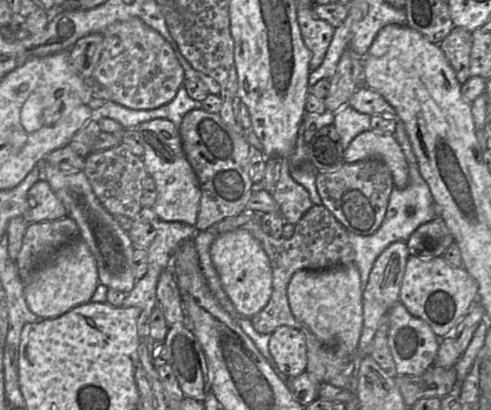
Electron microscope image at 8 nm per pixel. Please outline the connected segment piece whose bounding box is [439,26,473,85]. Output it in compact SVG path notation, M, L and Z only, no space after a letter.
M454 26L448 36L439 44L461 85L471 77L470 54L472 42L471 32L462 27Z

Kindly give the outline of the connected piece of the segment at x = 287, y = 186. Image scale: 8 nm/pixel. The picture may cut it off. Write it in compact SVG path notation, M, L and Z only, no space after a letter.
M282 162L280 177L272 195L284 221L293 225L313 205L308 191L290 176L288 162Z

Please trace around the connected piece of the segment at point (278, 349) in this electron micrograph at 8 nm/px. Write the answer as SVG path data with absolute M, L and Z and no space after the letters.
M279 326L270 336L269 351L278 368L288 377L306 371L307 345L304 335L289 326Z

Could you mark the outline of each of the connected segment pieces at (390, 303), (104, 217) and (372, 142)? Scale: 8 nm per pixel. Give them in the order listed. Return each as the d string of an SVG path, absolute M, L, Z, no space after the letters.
M406 241L391 243L376 259L362 293L363 328L357 352L361 356L371 355L371 345L382 318L400 301L400 289L410 254Z
M42 163L42 178L45 179L53 192L65 206L68 217L78 226L78 237L89 246L97 262L99 282L108 288L129 293L135 283L132 267L132 246L129 239L94 194L91 185L82 171L64 172L55 166Z
M369 129L358 134L344 151L346 163L369 158L378 158L387 165L393 177L393 186L403 189L408 185L408 164L394 134Z

